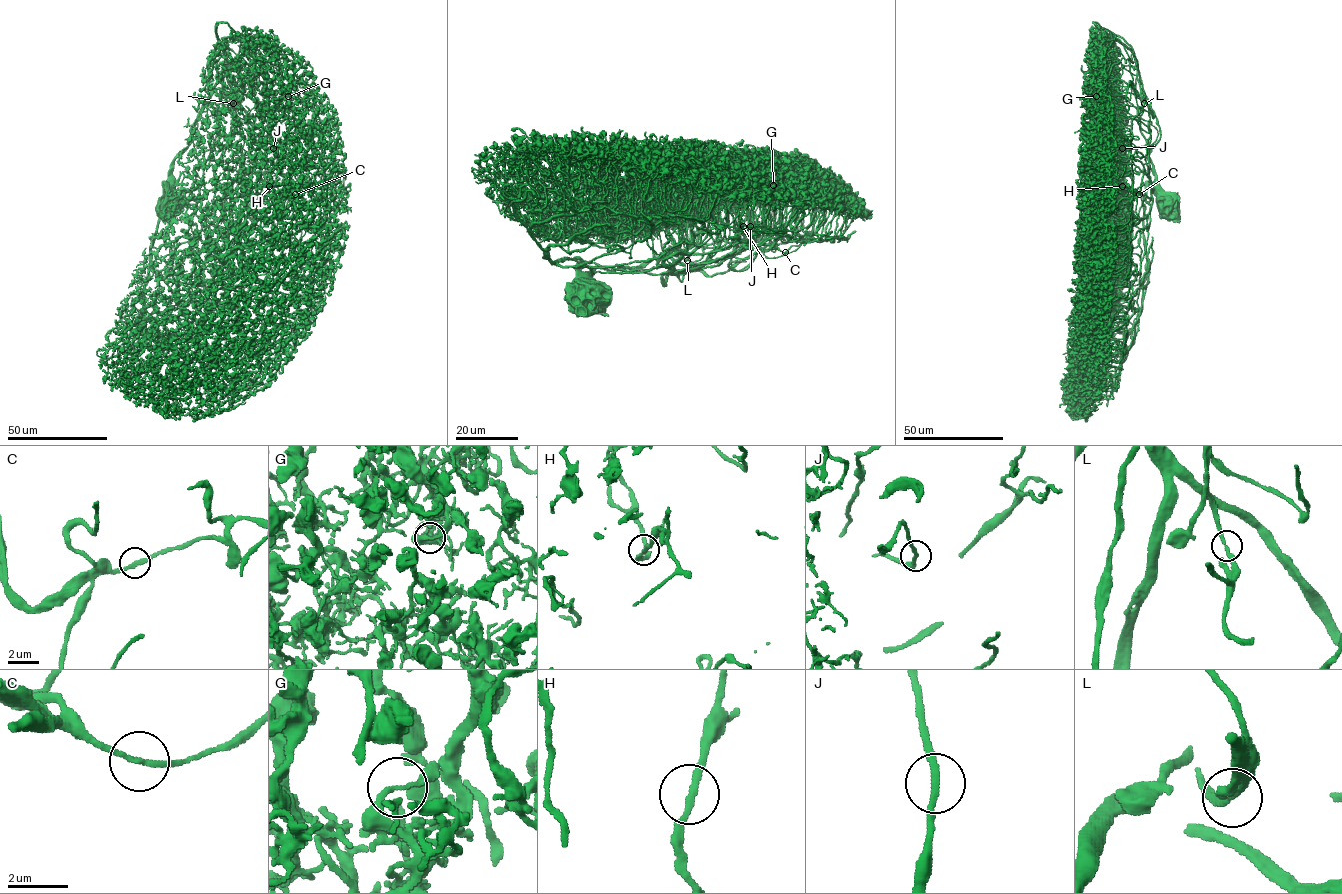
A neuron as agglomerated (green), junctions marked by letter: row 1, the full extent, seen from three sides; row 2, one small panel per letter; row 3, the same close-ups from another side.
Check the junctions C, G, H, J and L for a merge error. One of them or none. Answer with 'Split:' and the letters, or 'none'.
Split: none

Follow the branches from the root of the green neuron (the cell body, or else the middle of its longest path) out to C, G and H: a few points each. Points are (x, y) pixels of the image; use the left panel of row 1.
C: (172, 200), (166, 184), (171, 200), (186, 202), (231, 186), (250, 170), (275, 186), (282, 200), (295, 194)
G: (172, 200), (166, 184), (178, 202), (227, 187), (253, 159), (250, 142), (263, 117), (288, 96)
H: (172, 200), (166, 184), (171, 200), (186, 202), (229, 187), (250, 170), (258, 172), (263, 167), (268, 187)

